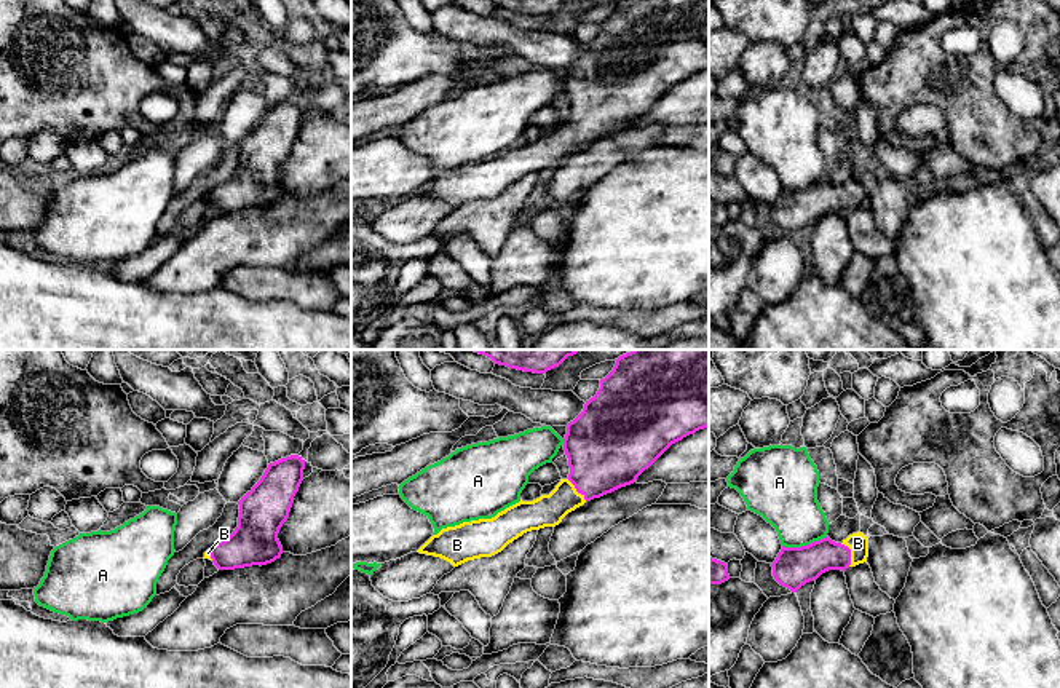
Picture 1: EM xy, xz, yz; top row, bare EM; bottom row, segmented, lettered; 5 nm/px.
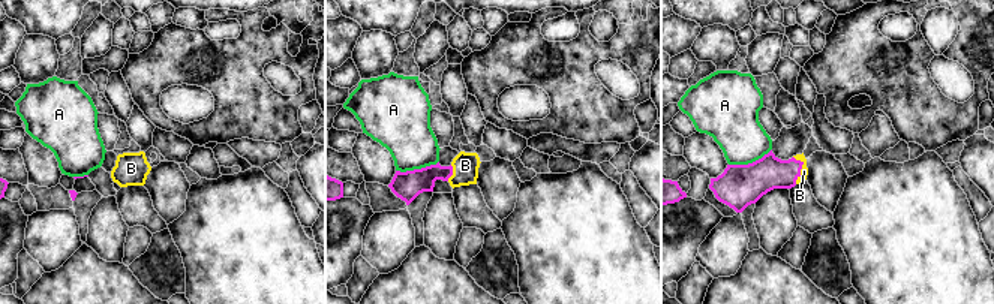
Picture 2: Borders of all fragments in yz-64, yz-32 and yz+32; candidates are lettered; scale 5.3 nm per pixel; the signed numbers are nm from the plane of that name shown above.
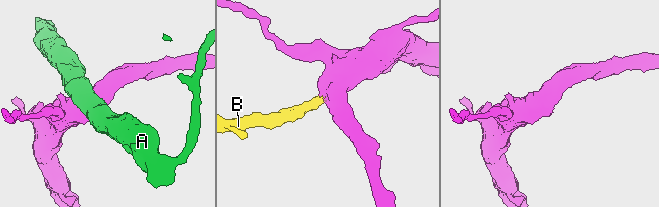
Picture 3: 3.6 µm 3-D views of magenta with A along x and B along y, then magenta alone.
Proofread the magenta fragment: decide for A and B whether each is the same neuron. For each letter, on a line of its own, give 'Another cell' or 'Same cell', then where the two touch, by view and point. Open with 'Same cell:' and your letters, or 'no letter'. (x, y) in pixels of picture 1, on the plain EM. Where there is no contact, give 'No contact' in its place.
Same cell: B
A: Another cell. Touches magenta at yz (803, 189)
B: Same cell. Touches magenta at xz (577, 133)

